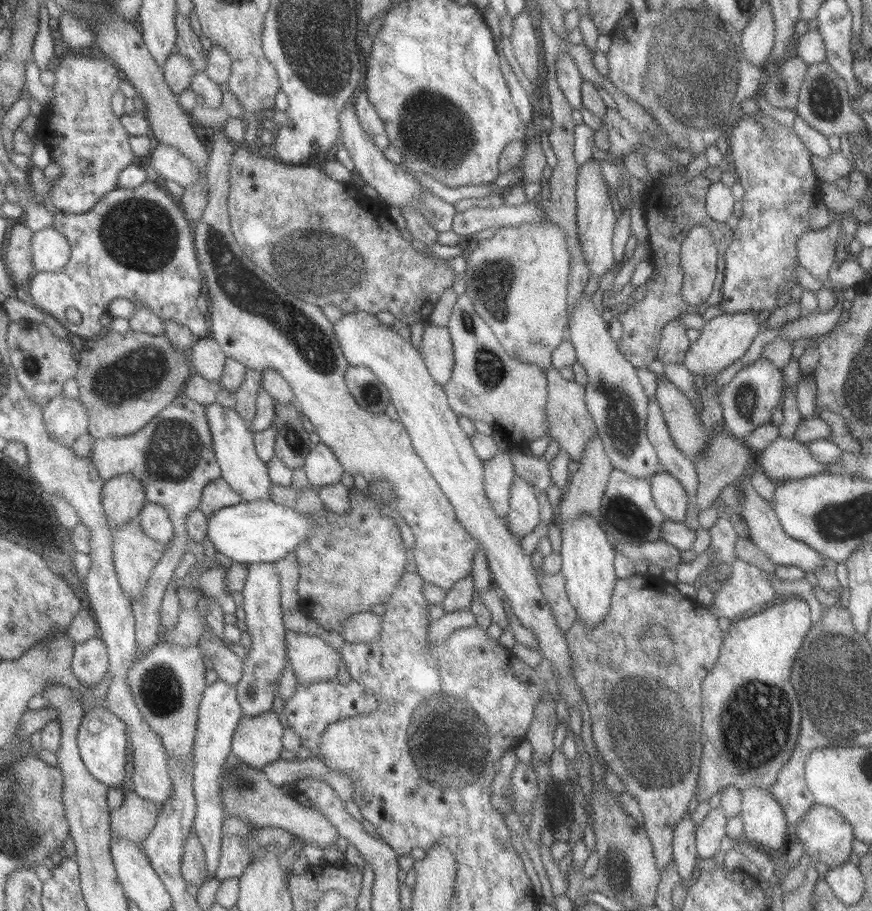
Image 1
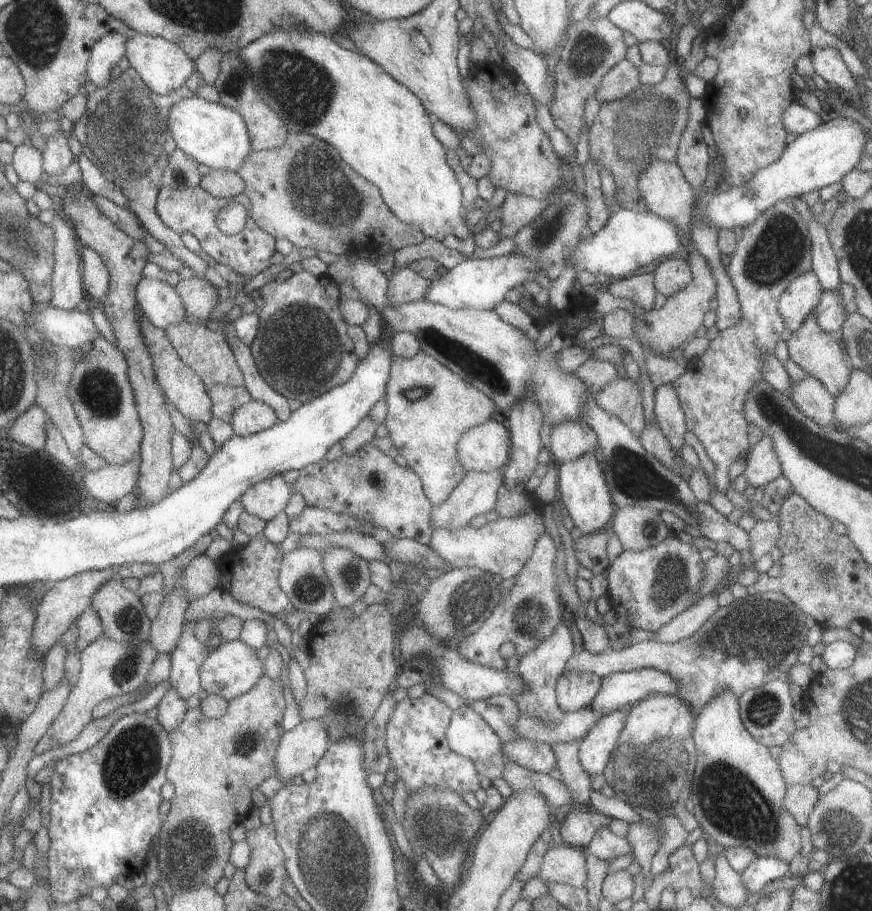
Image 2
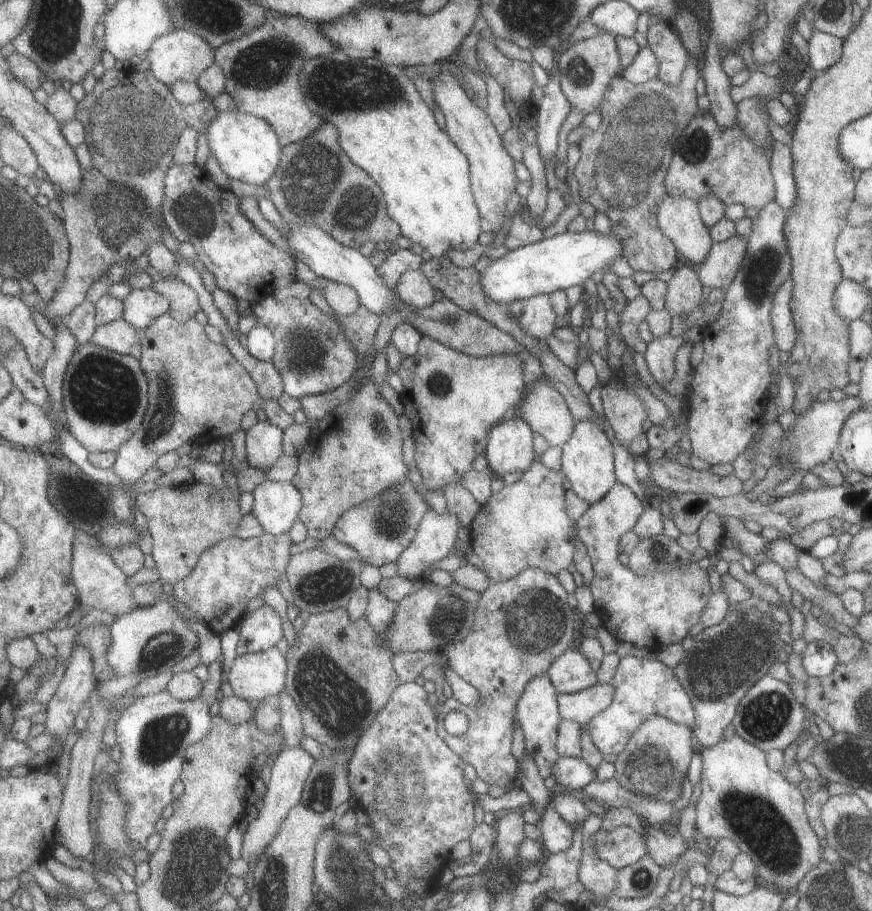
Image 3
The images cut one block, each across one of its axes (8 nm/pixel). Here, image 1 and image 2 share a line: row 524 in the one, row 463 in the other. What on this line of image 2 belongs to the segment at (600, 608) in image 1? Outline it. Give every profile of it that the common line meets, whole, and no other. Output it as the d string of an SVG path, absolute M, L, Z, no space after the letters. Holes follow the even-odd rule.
M589 452L577 460L563 462L557 466L557 492L556 500L561 501L561 509L573 521L581 535L589 536L593 532L603 530L614 512L609 490L603 480L603 472L595 460L594 452Z

